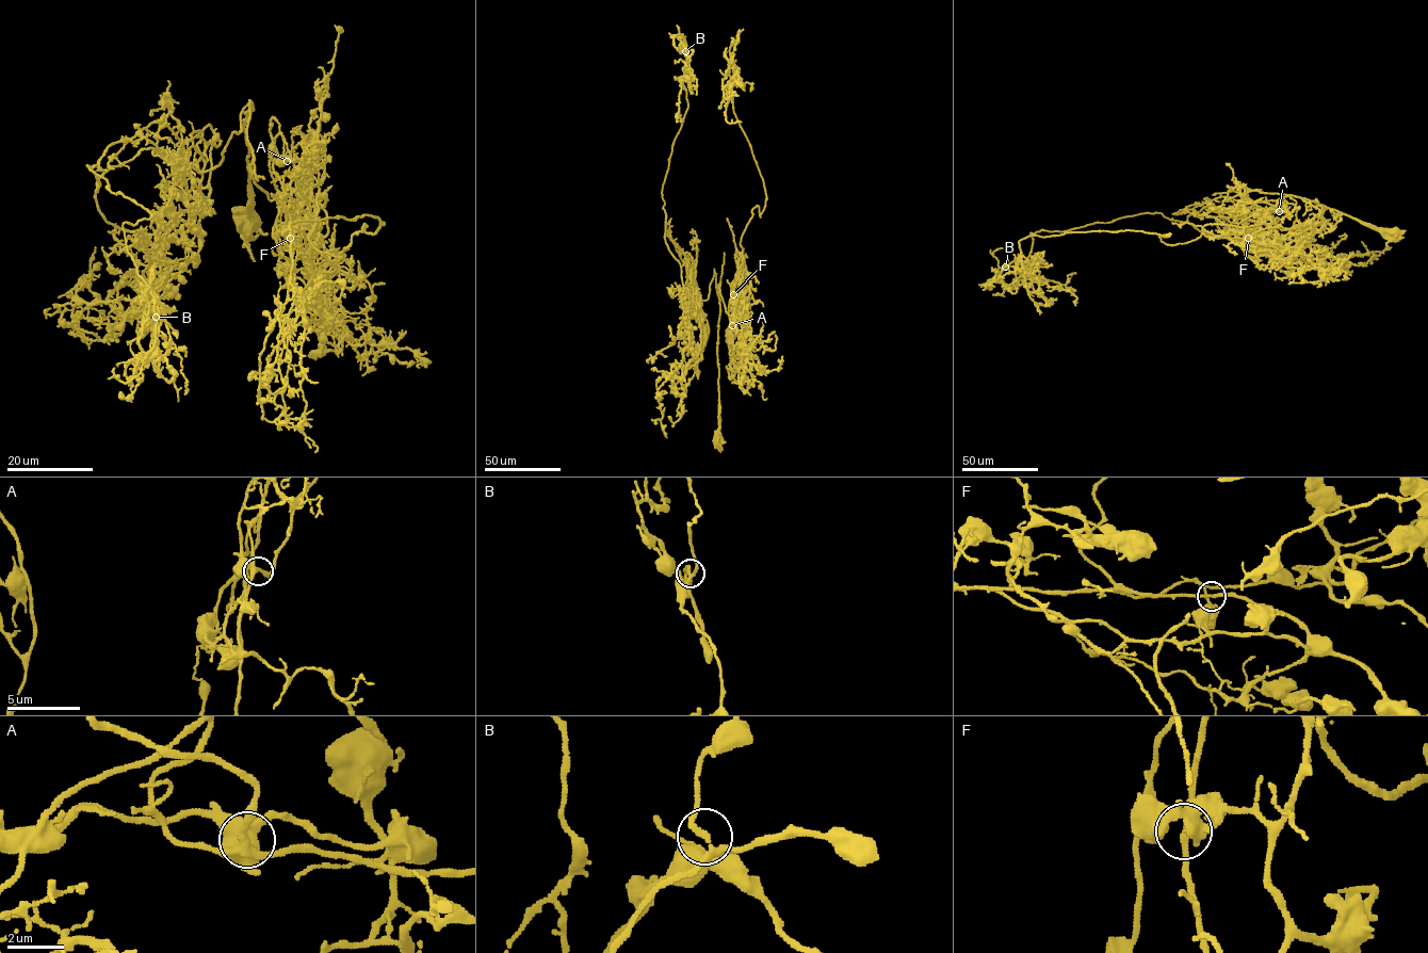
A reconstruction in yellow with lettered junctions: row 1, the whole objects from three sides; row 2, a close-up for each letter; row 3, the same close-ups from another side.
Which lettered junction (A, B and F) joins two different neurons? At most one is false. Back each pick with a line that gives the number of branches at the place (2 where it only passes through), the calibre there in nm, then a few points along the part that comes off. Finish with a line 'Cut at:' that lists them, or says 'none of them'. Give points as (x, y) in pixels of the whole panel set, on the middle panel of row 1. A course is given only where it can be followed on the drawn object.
Cut at: none of them

